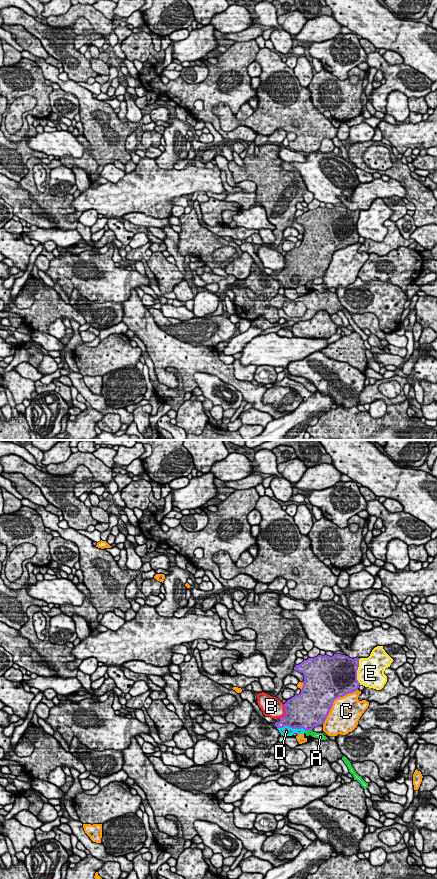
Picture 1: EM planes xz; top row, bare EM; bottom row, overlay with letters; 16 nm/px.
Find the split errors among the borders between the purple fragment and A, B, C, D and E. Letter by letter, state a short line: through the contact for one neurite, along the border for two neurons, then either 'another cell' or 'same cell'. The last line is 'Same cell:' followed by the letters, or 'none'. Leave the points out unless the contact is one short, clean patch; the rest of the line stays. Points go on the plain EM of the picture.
A: another cell
B: another cell
C: another cell
D: same cell
E: another cell
Same cell: D

